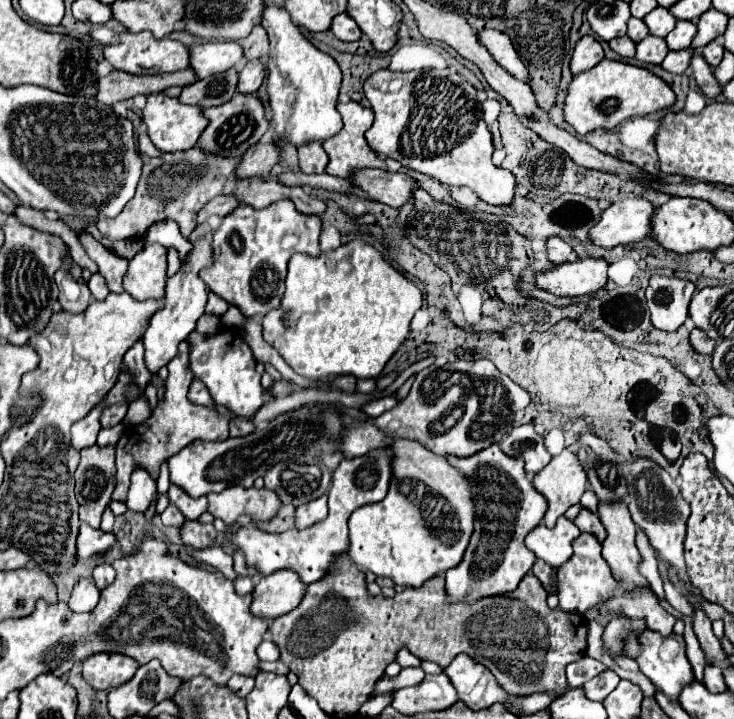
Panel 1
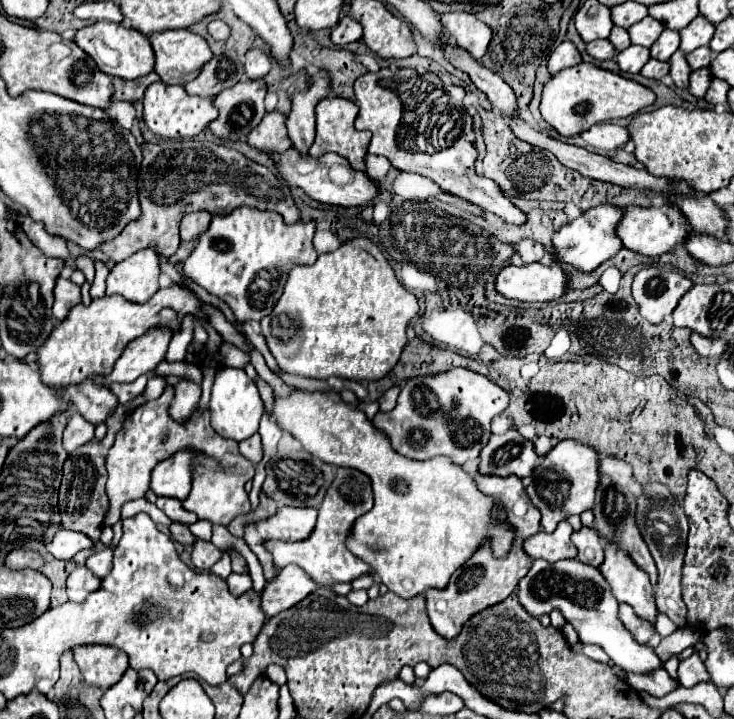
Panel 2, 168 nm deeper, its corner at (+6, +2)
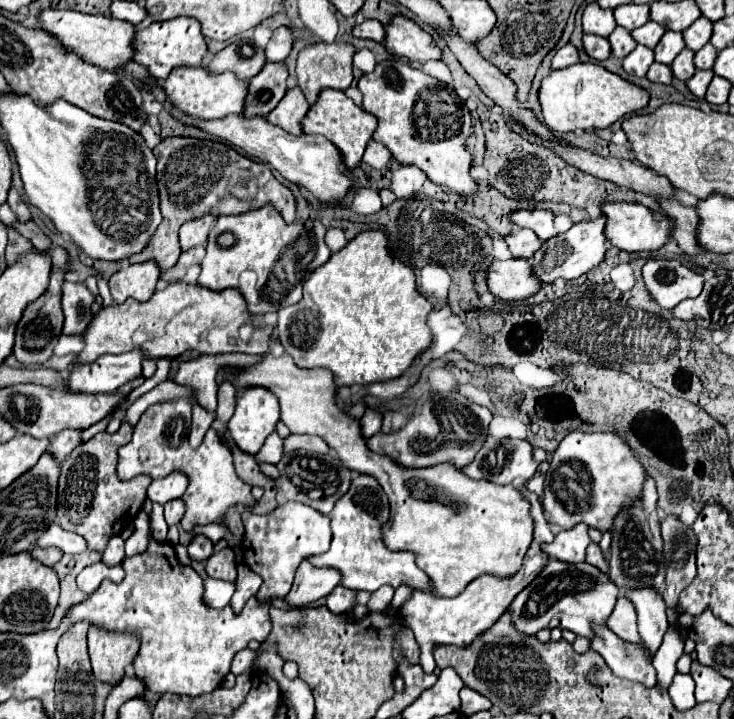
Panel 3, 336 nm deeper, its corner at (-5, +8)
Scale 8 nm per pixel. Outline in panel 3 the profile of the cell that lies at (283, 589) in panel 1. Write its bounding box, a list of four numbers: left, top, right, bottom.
[285,560,341,606]

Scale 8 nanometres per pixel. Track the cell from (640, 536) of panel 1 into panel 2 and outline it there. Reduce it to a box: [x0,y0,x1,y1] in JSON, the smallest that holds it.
[655,612,678,637]

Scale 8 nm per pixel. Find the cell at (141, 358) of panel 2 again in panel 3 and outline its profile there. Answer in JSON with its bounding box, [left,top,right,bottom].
[67,348,147,394]

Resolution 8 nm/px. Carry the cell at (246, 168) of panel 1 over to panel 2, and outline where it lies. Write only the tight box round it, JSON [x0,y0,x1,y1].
[248,110,292,152]

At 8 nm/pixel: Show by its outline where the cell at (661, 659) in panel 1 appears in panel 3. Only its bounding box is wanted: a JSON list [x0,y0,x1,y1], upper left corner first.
[509,560,619,638]

